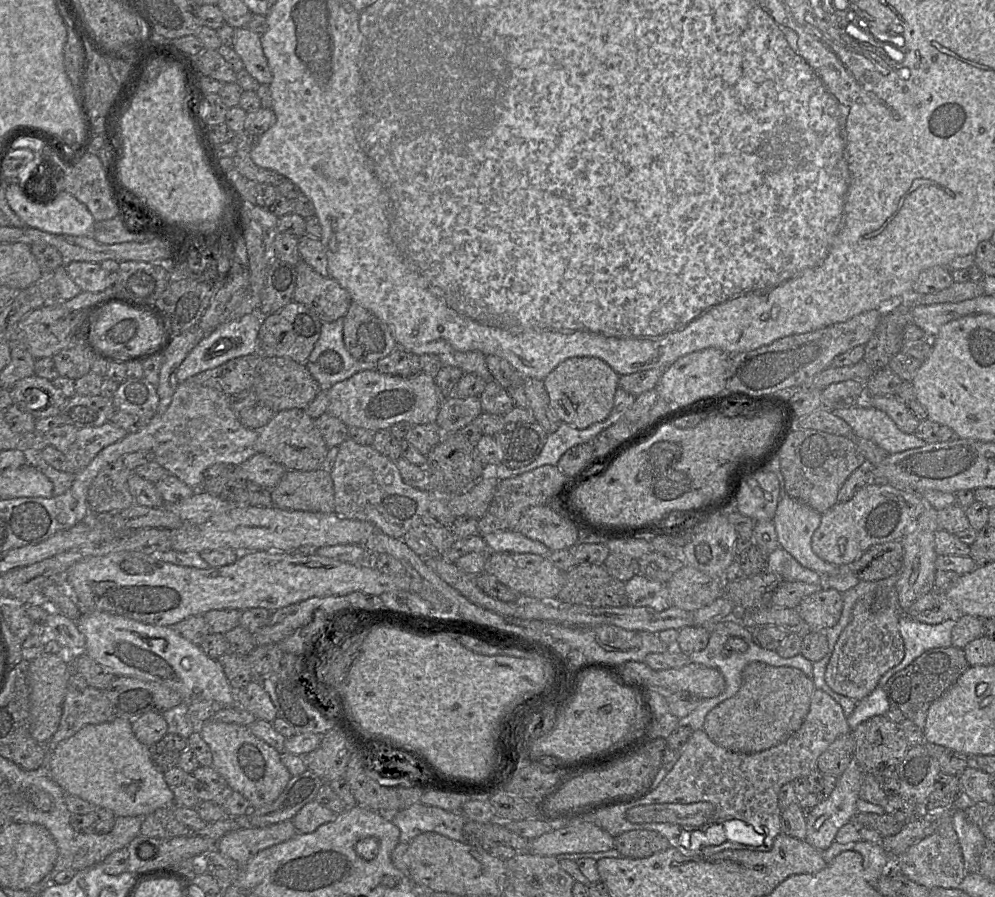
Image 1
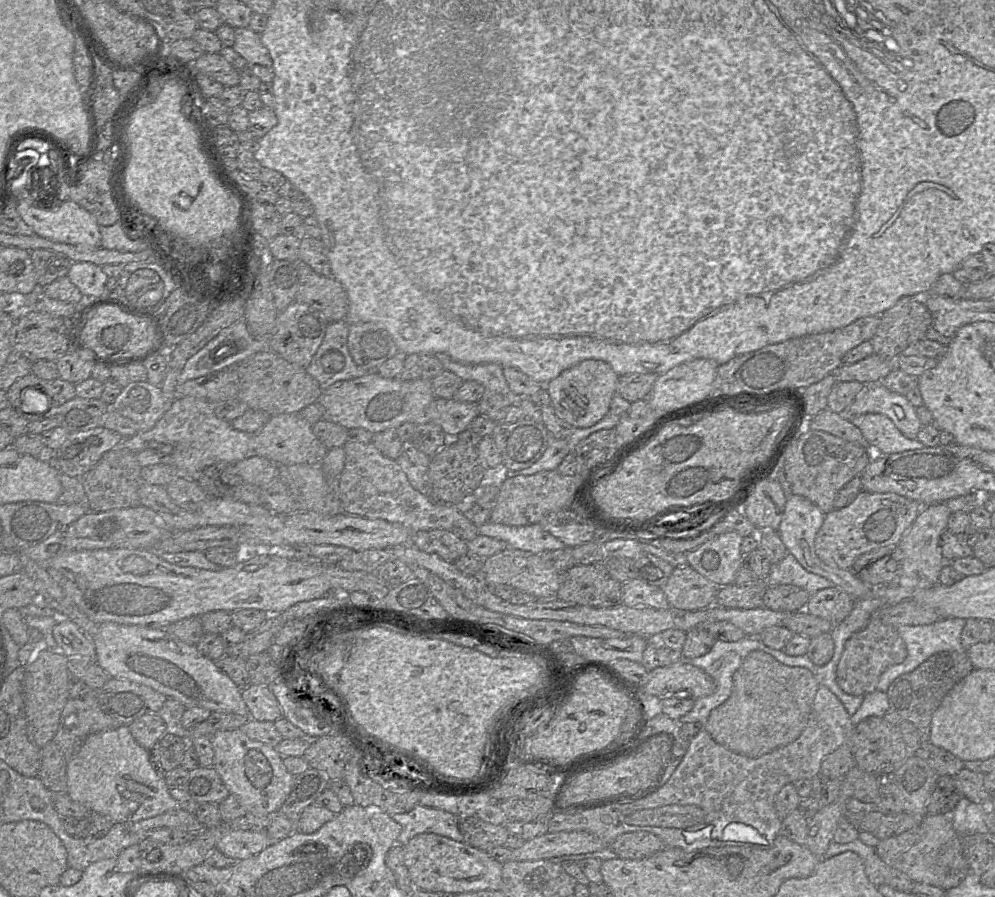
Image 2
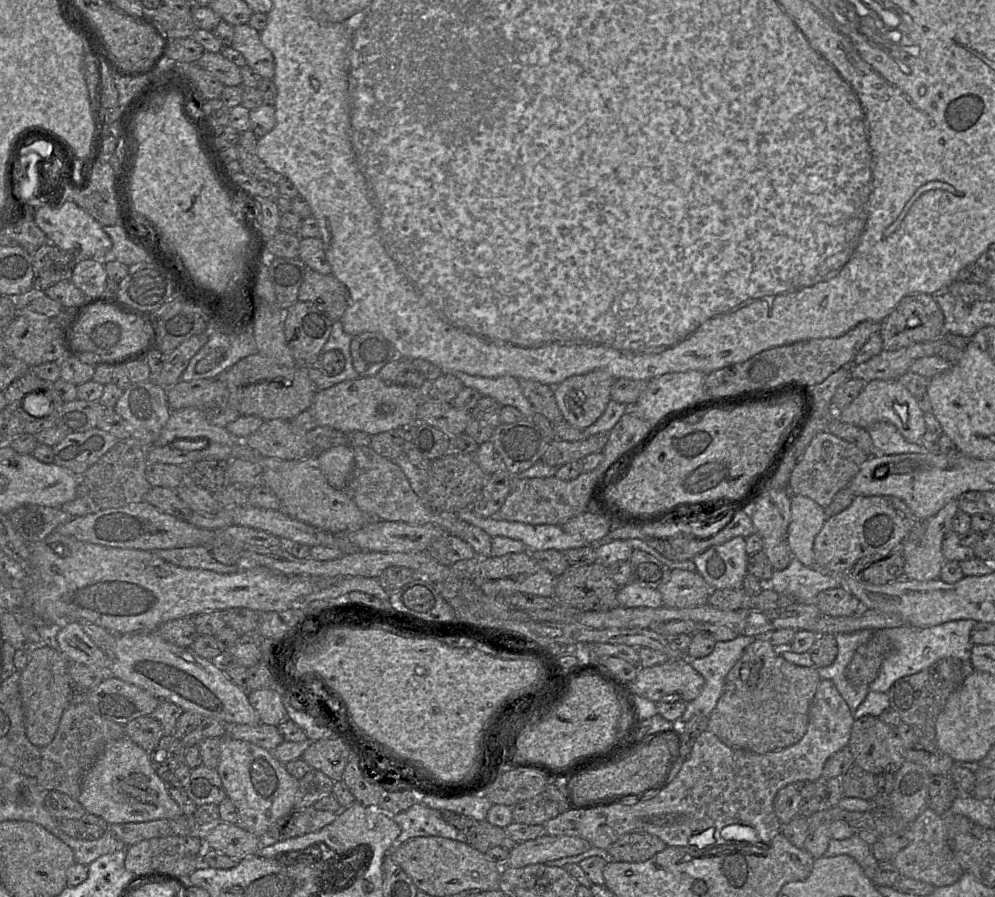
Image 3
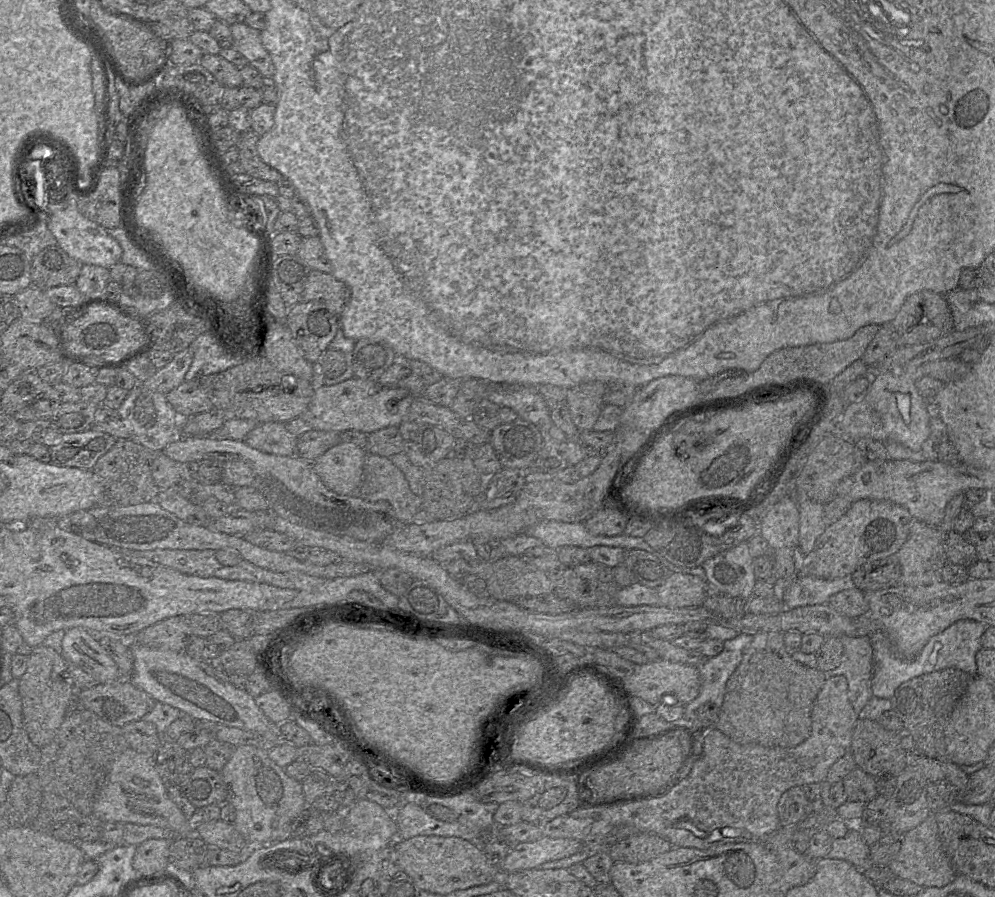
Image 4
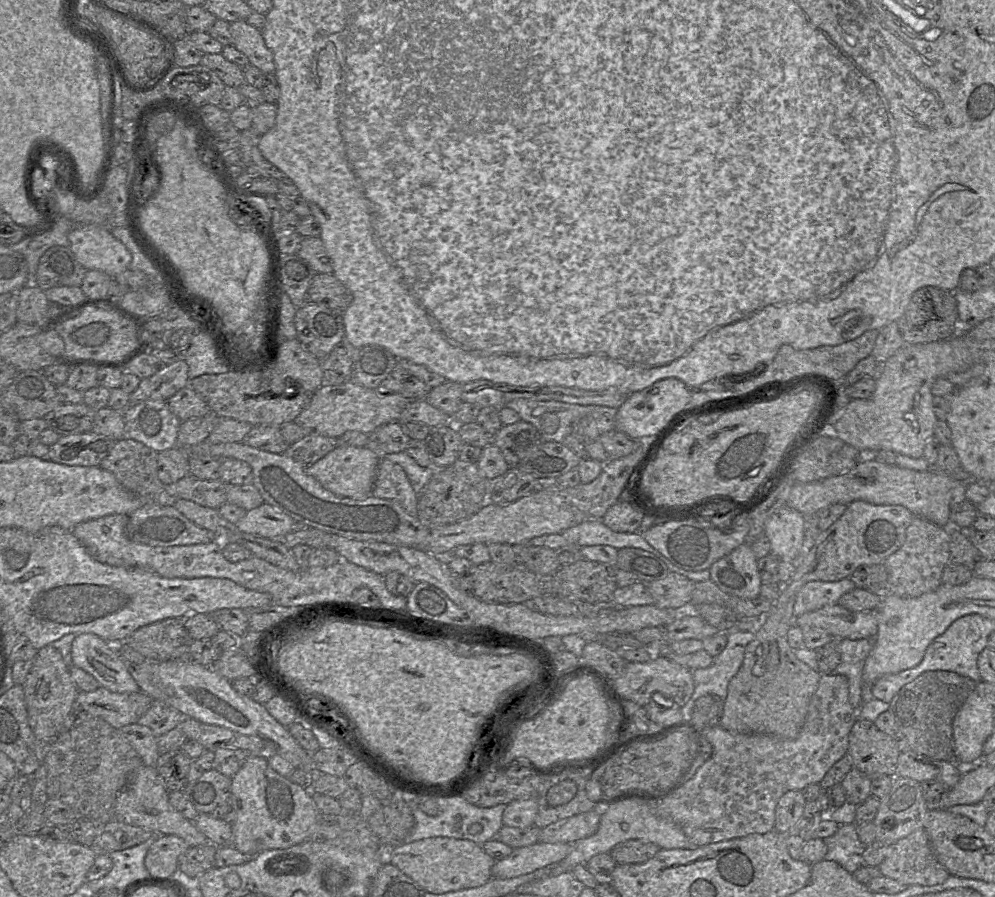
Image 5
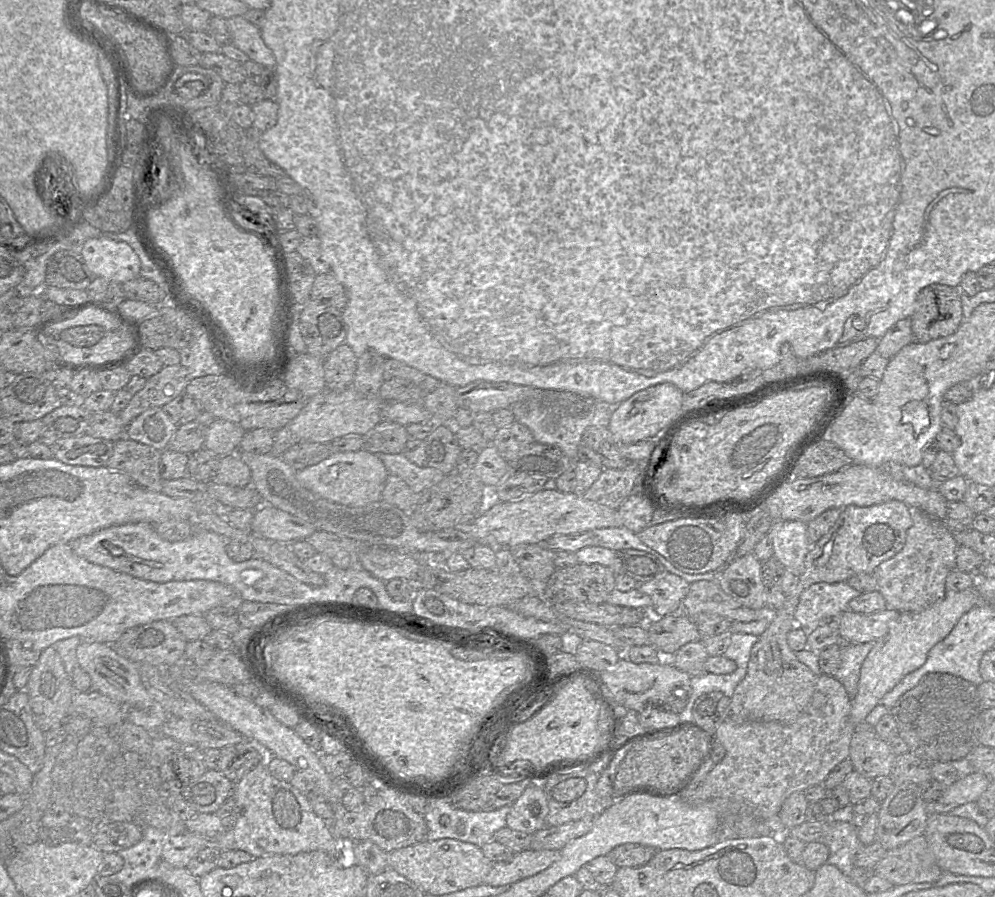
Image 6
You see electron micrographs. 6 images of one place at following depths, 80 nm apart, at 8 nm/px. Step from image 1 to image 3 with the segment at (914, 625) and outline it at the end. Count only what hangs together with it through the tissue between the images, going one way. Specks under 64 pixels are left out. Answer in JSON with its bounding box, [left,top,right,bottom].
[869,620,978,693]

